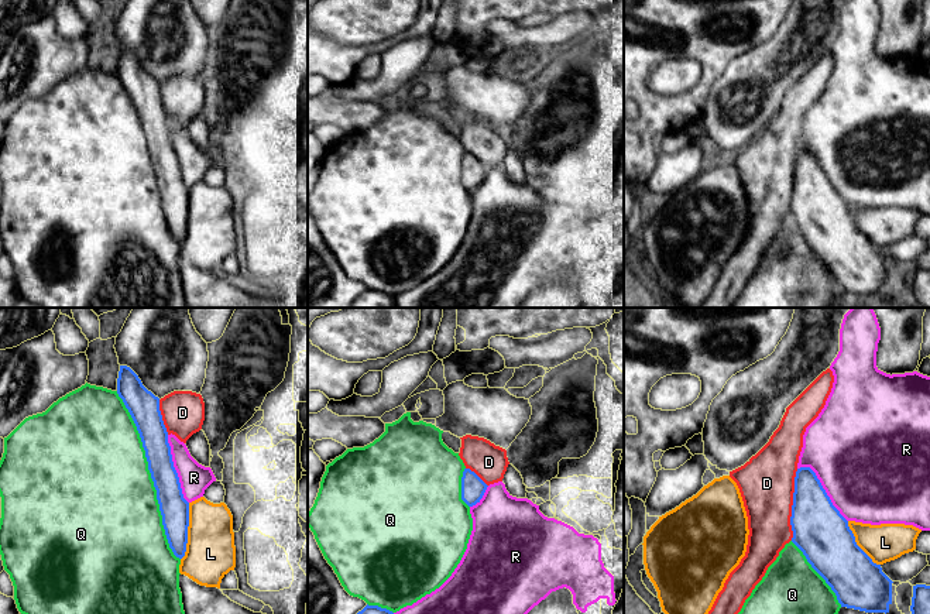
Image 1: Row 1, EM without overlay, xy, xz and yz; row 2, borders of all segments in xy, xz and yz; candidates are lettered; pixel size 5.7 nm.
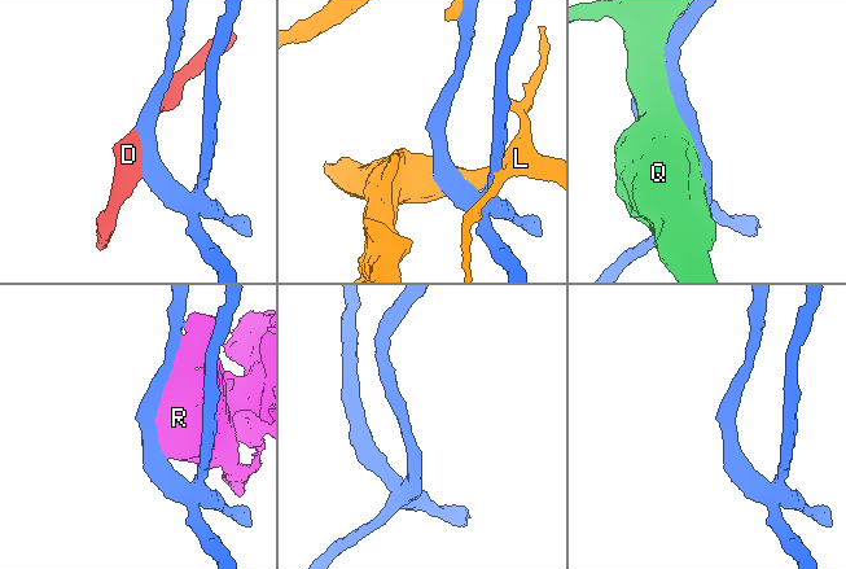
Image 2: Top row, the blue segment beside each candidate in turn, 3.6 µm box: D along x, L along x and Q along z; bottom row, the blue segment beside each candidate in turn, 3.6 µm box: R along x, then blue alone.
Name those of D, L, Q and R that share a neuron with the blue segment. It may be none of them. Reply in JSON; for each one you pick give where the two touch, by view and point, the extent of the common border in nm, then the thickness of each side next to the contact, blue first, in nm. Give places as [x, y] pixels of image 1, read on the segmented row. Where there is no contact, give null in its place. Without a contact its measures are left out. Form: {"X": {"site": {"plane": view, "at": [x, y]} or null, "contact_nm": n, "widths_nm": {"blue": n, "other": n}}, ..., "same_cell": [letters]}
{"D": {"site": {"plane": "yz", "at": [793, 504]}, "contact_nm": 400, "widths_nm": {"blue": 300, "other": 320}}, "same_cell": ["D"]}

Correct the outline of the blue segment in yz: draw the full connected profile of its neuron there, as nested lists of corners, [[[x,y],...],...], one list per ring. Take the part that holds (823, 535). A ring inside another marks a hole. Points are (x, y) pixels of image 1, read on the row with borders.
[[[827,368],[786,408],[769,442],[744,466],[730,471],[747,511],[748,545],[745,556],[730,573],[708,614],[738,614],[768,567],[790,541],[831,587],[841,607],[889,613],[893,582],[882,572],[881,565],[874,563],[857,545],[848,521],[833,505],[816,473],[810,467],[797,467],[806,428],[824,408],[833,383],[833,371]]]

